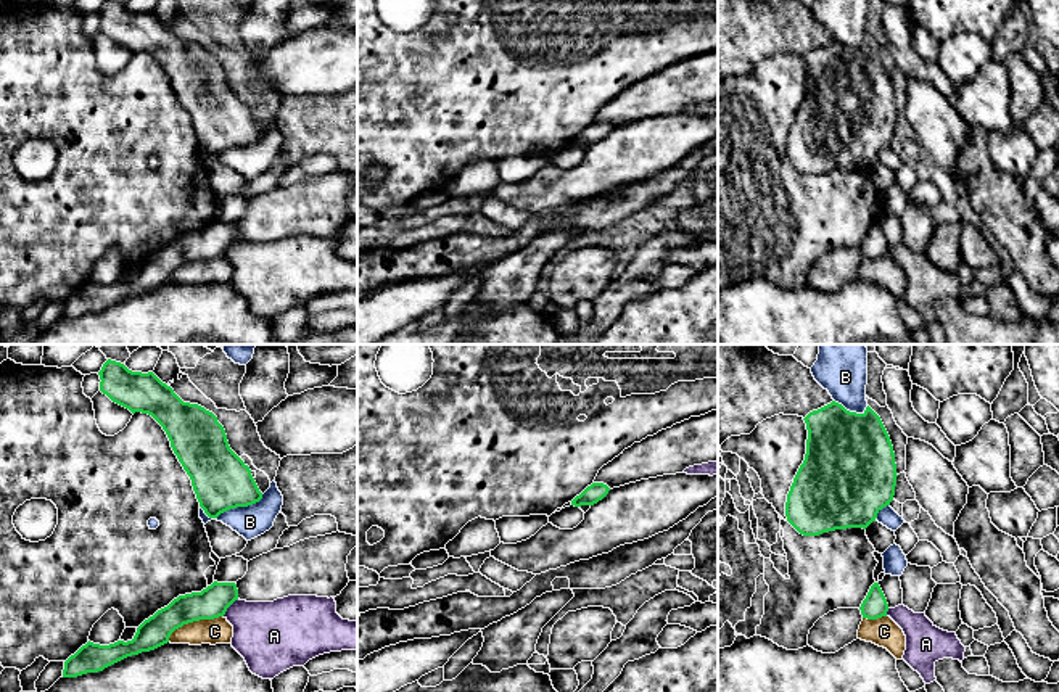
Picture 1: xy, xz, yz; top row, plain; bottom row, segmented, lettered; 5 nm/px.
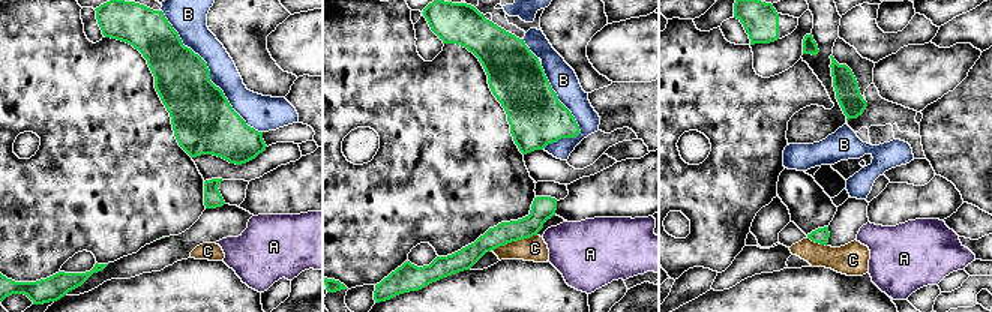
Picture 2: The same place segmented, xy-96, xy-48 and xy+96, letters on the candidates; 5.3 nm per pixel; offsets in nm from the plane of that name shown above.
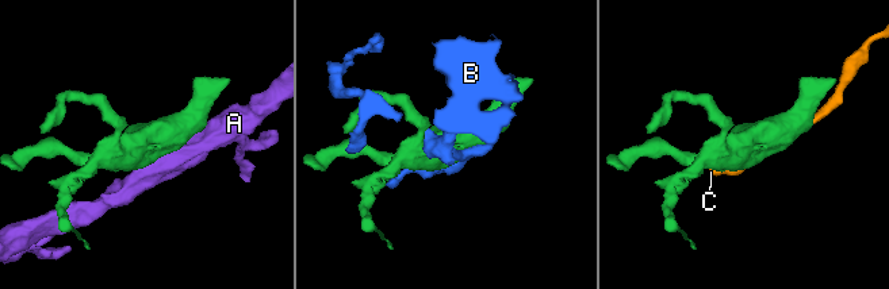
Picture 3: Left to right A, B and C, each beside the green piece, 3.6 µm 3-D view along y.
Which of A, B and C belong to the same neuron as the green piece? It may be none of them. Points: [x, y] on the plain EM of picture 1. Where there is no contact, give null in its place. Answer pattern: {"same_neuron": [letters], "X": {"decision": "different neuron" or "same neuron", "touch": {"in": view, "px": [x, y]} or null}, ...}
{"same_neuron": [], "A": {"decision": "different neuron", "touch": {"in": "xy", "px": [229, 245]}}, "B": {"decision": "different neuron", "touch": {"in": "xy", "px": [232, 147]}}, "C": {"decision": "different neuron", "touch": {"in": "xy", "px": [193, 259]}}}

